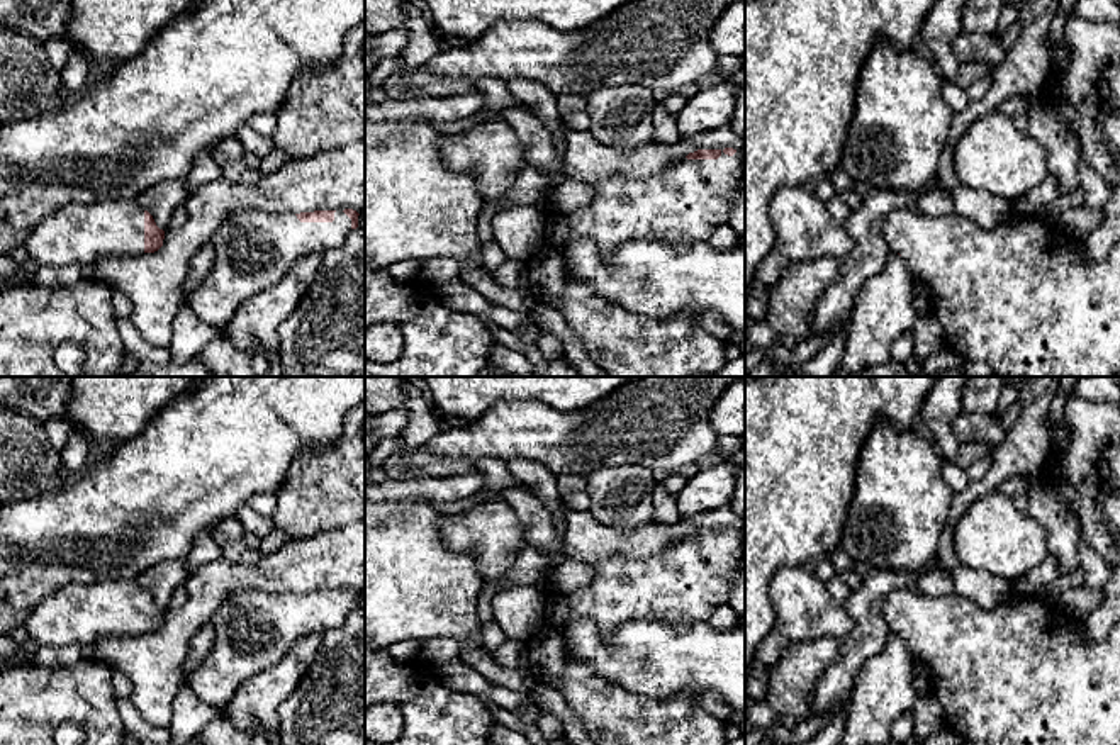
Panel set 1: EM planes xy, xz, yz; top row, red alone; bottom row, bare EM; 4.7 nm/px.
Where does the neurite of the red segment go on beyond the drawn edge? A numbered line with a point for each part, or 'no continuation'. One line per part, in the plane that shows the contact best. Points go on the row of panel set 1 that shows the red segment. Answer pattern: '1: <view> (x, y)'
1: xz (684, 204)

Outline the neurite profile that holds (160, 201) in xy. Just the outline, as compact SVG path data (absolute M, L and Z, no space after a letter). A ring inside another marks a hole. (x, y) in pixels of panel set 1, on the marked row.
M182 176L148 187L136 199L136 204L153 216L160 229L166 231L175 209L183 205L188 197L190 192L185 176Z

